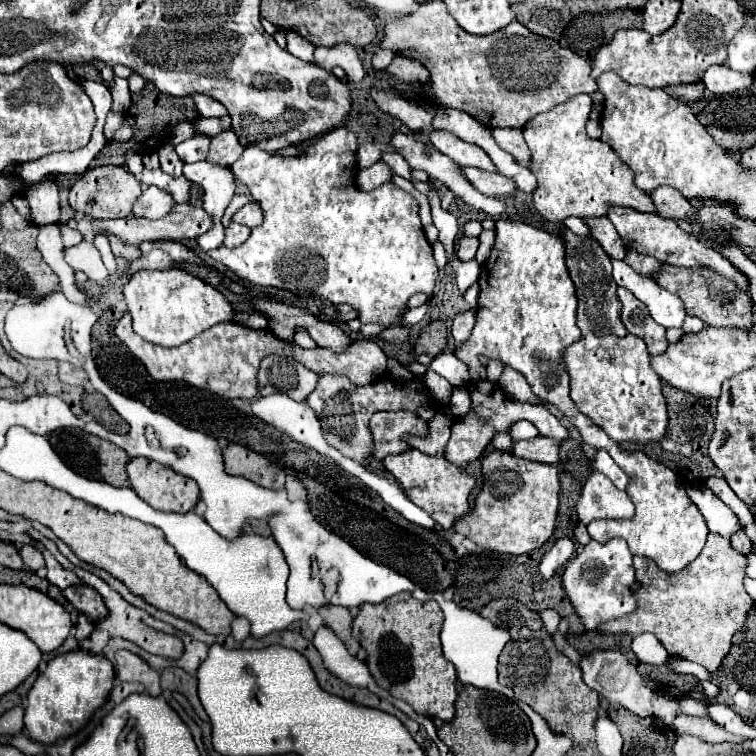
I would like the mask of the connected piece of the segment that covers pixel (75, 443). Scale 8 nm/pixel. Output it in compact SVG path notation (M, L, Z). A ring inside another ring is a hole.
M80 428L56 430L48 438L50 438L50 444L54 446L54 450L64 460L64 464L68 468L72 468L74 472L78 472L78 474L82 474L86 478L94 478L94 480L108 482L112 486L128 486L128 476L126 476L128 454L122 448L118 448L116 444L106 442L106 440L94 436L94 434L86 434Z

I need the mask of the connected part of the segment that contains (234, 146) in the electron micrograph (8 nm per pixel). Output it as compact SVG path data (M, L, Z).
M230 128L212 138L208 160L222 164L222 166L230 166L242 156L242 152L244 152L244 146L238 142L238 136Z

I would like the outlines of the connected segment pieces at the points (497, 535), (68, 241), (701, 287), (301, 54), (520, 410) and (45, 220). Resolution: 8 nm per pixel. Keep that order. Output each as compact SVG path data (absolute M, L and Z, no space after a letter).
M494 450L492 454L486 454L482 458L482 476L484 476L484 486L480 494L476 496L476 506L470 514L464 516L464 520L458 520L454 524L454 530L478 546L486 550L494 550L500 554L526 554L536 548L540 548L554 532L556 526L556 514L558 514L558 470L556 466L542 464L542 462L532 462L532 460L522 460L516 458L508 452Z
M60 226L60 234L62 234L62 242L64 246L74 246L78 242L82 242L82 234L78 230L72 230L68 226Z
M664 264L664 270L656 282L668 292L676 292L680 296L688 316L696 316L708 326L738 330L750 330L754 326L750 296L746 296L744 292L736 292L738 288L734 288L734 284L726 282L724 276L710 272L710 268L678 268Z
M288 32L288 34L286 34L286 40L288 40L286 50L288 50L290 54L298 56L300 60L312 60L314 46L312 46L308 40L302 40L302 36L296 36L294 32Z
M476 382L476 384L470 384L470 392L472 392L472 408L470 412L456 420L454 426L452 426L452 436L448 440L448 446L446 446L446 452L444 452L444 458L458 464L458 466L464 466L472 460L476 460L484 448L490 444L490 438L496 432L508 432L510 424L516 422L516 420L528 420L540 430L540 436L548 436L556 442L562 442L568 432L566 432L566 426L542 404L530 404L530 402L518 402L518 400L510 400L502 388L494 382Z
M50 174L35 185L29 187L26 200L32 208L34 224L58 224L60 206L58 206L58 186L56 174Z

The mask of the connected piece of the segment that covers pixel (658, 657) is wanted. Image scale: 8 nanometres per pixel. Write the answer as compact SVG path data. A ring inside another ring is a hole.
M650 632L634 636L630 648L640 662L646 662L646 664L666 664L666 662L670 662L670 656L668 656L666 648Z

